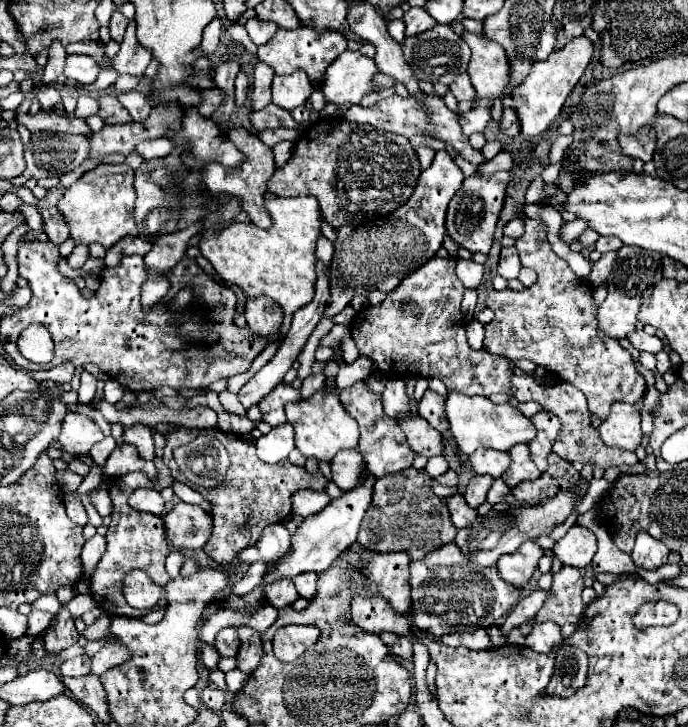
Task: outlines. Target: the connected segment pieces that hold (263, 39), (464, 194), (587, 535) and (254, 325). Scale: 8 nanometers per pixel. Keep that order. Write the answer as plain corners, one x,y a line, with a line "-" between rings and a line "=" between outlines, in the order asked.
251,17
251,19
245,23
245,29
247,29
247,33
249,33
249,37
253,39
255,45
267,43
267,41
275,35
275,31
277,31
275,23
261,21
259,17
=
499,171
489,177
487,175
465,177
461,189
455,193
447,209
447,233
451,235
451,239
455,239
461,247
469,249
471,253
477,253
477,251
489,253
509,181
511,181
511,175
507,171
=
573,525
567,535
553,545
551,551
563,565
585,569
597,551
597,539
589,529
=
251,297
245,305
245,319
253,335
269,339
279,333
283,321
283,309
267,297

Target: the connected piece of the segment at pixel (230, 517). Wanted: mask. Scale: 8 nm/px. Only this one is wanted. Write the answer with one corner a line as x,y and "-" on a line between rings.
221,433
221,441
233,449
233,457
225,485
219,487
217,493
203,493
203,497
213,505
213,531
203,551
221,567
227,567
237,559
239,551
257,543
263,527
269,523
283,523
291,517
291,495
295,491
305,487
321,491
327,479
319,471
307,473
303,467
295,467
287,459
267,465
257,459
255,443
239,435
229,433
229,437
225,437

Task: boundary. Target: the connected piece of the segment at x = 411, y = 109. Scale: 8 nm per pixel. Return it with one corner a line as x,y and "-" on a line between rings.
393,95
389,99
381,99
371,107
361,107
361,105
351,105
345,113
347,121
355,121
355,123
367,123
375,129
383,129
389,133
397,133
397,135
405,135
405,137
413,137
413,135
431,135
441,139
443,143
451,143
461,157
465,157
467,161
481,165
487,159
483,157
483,153
479,149
473,149
469,143
469,137
463,135
461,127
459,127
459,117
455,113
451,113
443,101
443,97
439,95
425,95
425,105
419,105
419,101
415,97
407,97
401,99
399,95

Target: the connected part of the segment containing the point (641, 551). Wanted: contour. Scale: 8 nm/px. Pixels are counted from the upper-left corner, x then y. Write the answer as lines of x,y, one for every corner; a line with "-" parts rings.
641,531
637,535
631,559
639,569
651,571
651,569
663,567
667,563
667,555
669,555
669,549
667,549
665,543
659,543
659,539

